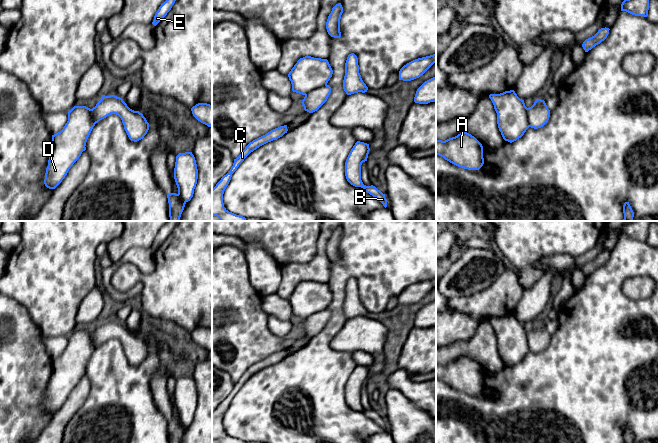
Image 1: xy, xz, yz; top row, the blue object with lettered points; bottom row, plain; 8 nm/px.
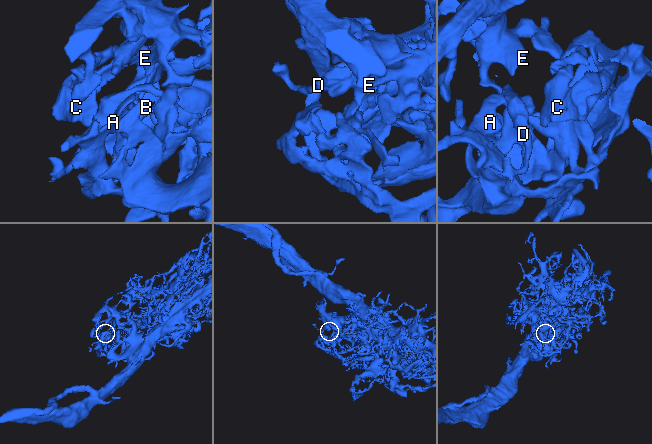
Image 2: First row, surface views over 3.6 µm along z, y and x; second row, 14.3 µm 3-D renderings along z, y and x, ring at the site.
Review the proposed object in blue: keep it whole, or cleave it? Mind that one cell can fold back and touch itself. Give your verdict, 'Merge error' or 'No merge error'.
No merge error

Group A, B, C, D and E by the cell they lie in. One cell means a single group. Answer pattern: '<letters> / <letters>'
A B C D E

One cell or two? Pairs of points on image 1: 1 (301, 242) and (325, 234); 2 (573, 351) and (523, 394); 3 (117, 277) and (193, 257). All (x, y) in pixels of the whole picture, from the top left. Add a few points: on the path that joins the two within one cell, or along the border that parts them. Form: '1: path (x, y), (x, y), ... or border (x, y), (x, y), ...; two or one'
1: border (320, 231), (317, 237), (317, 252), (312, 259); two
2: path (561, 363), (535, 389); one
3: path (136, 277), (172, 278), (174, 276); one

